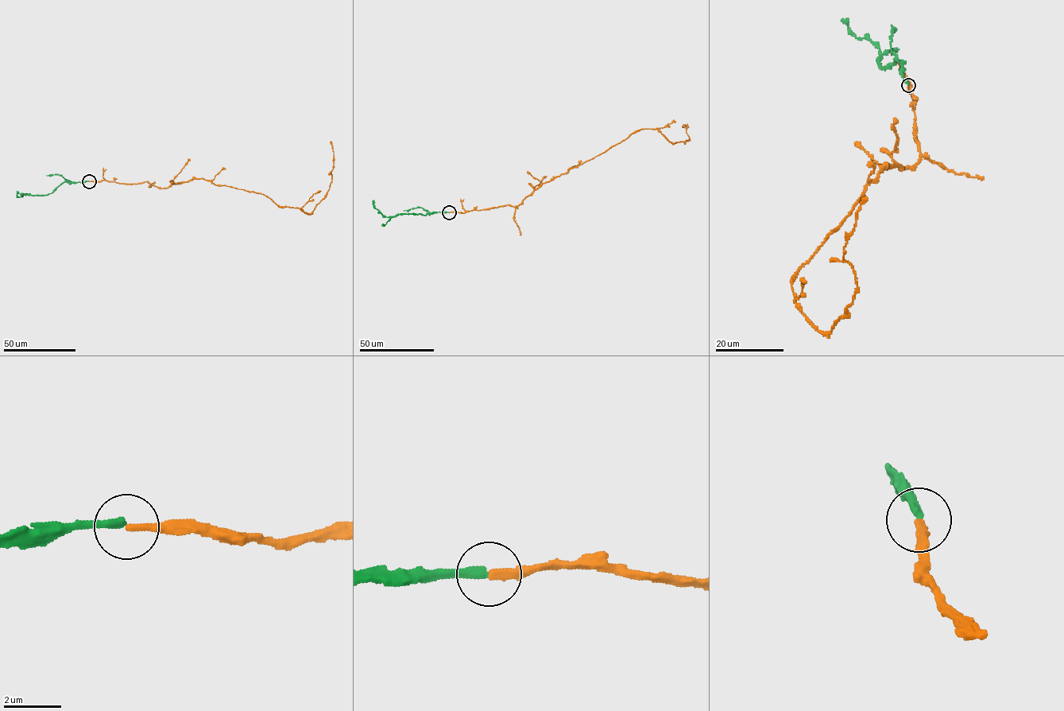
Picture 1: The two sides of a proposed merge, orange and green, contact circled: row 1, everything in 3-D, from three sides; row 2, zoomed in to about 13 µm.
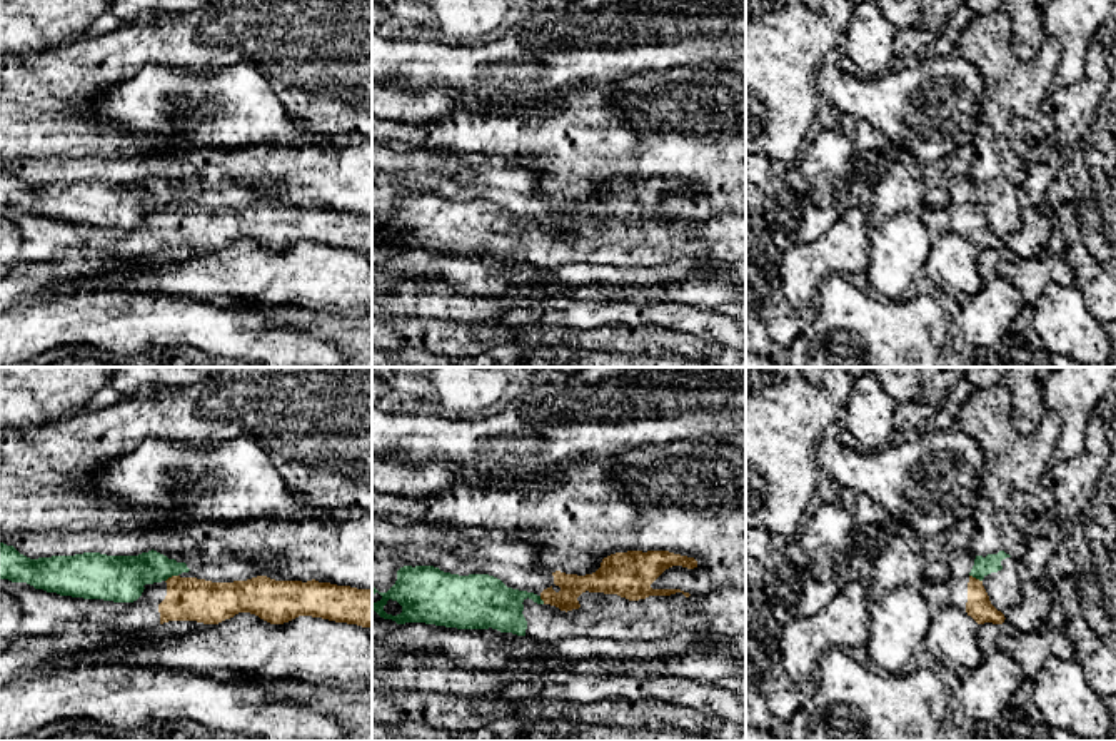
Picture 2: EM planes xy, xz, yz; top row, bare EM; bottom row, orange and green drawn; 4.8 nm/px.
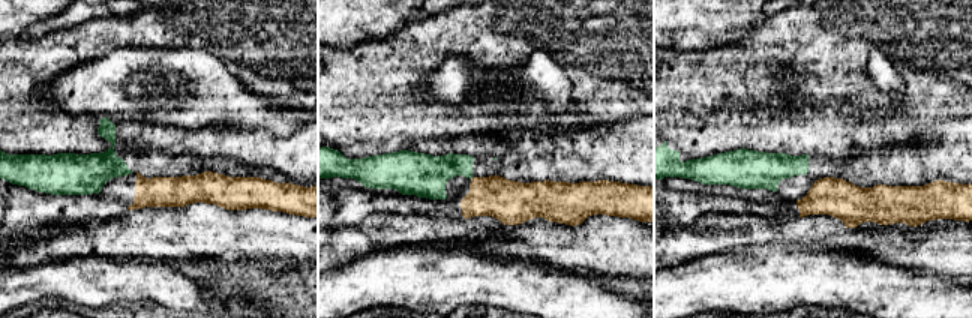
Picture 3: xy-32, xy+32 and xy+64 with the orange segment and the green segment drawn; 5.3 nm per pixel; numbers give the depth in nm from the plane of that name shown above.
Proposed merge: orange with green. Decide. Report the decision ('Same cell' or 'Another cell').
Another cell

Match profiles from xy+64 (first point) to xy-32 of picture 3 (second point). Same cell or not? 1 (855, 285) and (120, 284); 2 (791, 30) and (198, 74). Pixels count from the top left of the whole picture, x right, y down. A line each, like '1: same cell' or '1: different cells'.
1: same cell
2: different cells

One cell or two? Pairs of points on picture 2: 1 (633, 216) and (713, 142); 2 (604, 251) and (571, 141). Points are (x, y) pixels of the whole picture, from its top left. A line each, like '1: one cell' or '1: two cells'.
1: two cells
2: two cells

